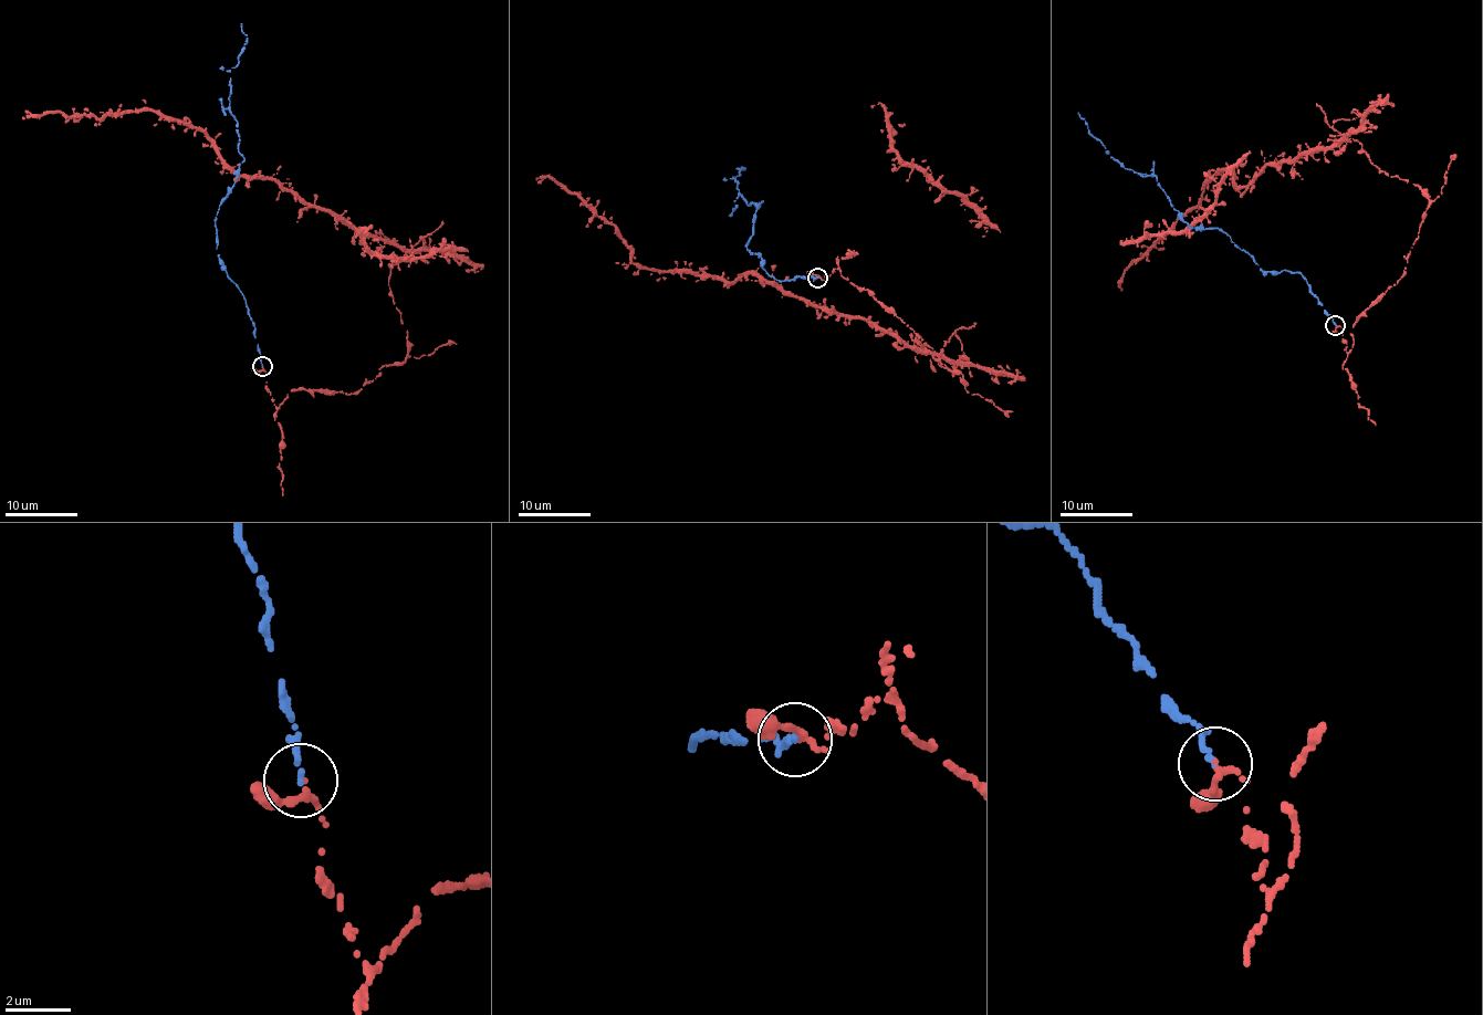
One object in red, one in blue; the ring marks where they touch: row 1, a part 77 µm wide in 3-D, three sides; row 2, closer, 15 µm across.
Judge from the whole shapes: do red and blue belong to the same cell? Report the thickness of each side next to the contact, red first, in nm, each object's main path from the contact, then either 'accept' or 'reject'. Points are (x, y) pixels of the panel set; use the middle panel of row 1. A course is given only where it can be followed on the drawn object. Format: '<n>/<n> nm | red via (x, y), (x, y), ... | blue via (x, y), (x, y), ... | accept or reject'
170/180 nm | red via (817, 278), (868, 289), (964, 384), (932, 355), (954, 333), (967, 360), (748, 273), (637, 268), (535, 179) | blue via (817, 278), (781, 281), (750, 252), (745, 243), (762, 201), (745, 202), (733, 179), (744, 168), (735, 168) | accept

